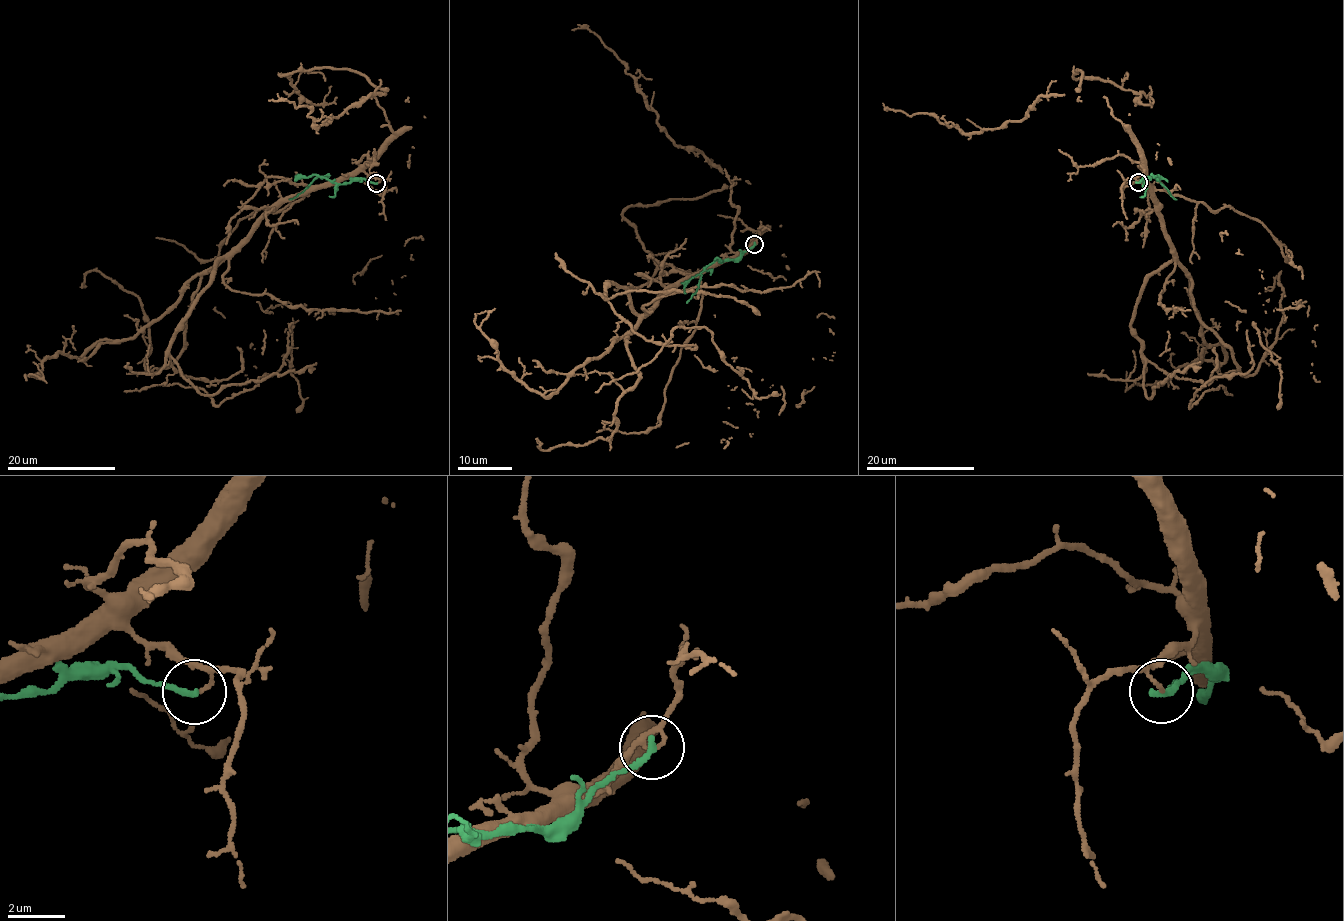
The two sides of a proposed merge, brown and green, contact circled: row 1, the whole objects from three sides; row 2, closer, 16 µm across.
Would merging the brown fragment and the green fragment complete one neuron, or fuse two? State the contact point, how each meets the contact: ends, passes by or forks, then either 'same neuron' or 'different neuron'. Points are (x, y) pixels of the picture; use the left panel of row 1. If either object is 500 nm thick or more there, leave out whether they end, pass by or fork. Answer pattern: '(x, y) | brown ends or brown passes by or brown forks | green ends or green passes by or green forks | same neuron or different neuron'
(376, 183) | brown ends | green ends | different neuron

